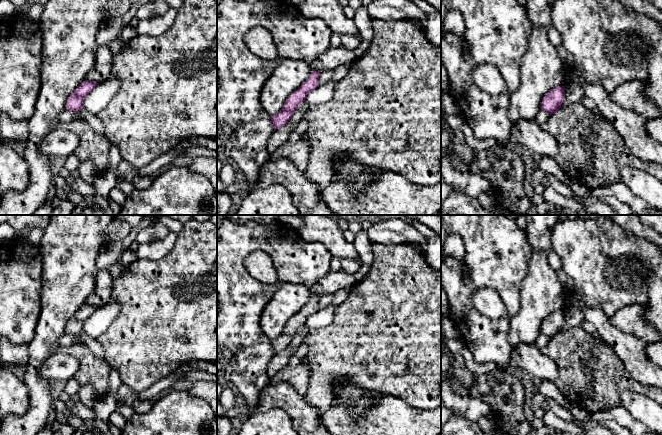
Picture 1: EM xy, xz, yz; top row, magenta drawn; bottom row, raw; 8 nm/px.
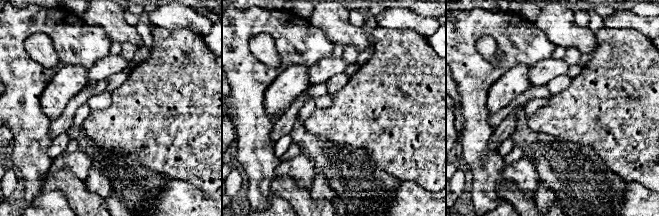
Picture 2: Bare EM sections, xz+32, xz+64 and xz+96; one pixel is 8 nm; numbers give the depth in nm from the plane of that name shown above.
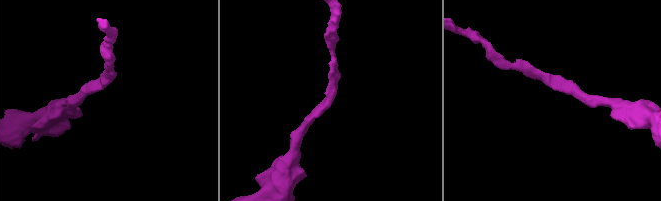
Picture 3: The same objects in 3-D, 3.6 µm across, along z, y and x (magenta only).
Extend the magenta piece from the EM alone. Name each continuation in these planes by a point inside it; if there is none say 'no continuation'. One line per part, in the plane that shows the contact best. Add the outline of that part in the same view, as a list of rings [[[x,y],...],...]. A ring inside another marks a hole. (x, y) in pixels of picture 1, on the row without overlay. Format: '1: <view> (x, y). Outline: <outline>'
no continuation

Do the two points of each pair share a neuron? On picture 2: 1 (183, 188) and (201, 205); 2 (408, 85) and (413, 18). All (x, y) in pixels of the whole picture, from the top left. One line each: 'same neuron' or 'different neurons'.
1: same neuron
2: different neurons

